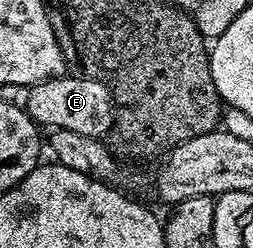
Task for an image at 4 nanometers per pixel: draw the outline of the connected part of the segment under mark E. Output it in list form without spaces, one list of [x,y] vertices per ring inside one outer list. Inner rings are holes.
[[[77,76],[70,78],[50,78],[47,82],[38,82],[29,87],[30,94],[24,101],[24,109],[39,127],[53,128],[54,130],[67,130],[68,132],[80,132],[80,136],[101,139],[102,134],[111,133],[116,122],[116,107],[114,99],[110,96],[110,90],[98,81],[97,78],[89,76]]]

